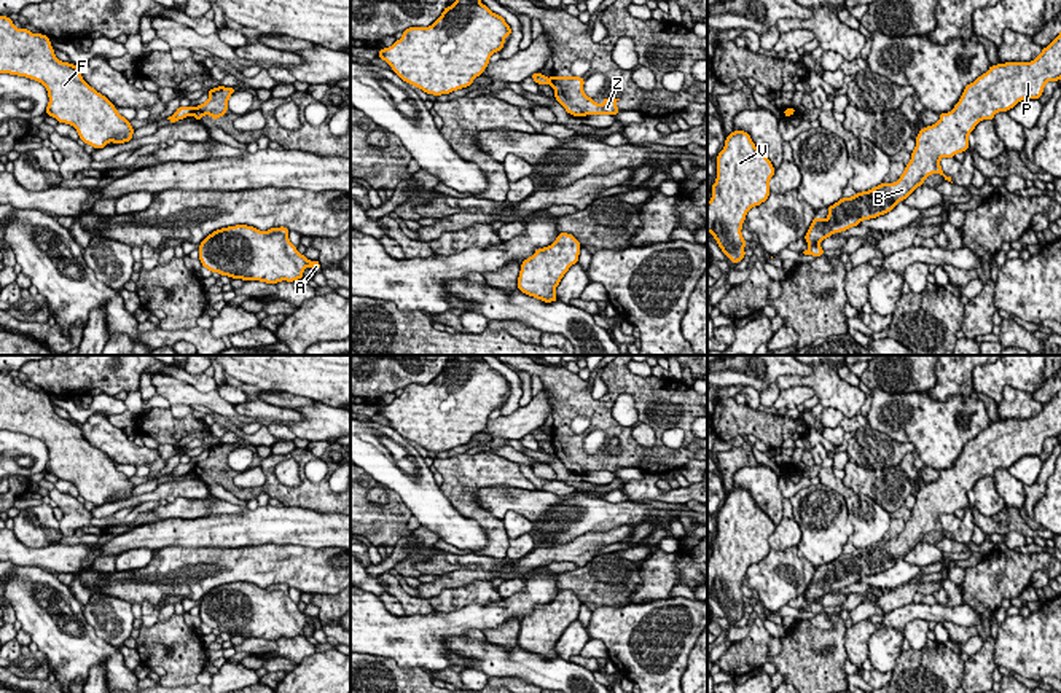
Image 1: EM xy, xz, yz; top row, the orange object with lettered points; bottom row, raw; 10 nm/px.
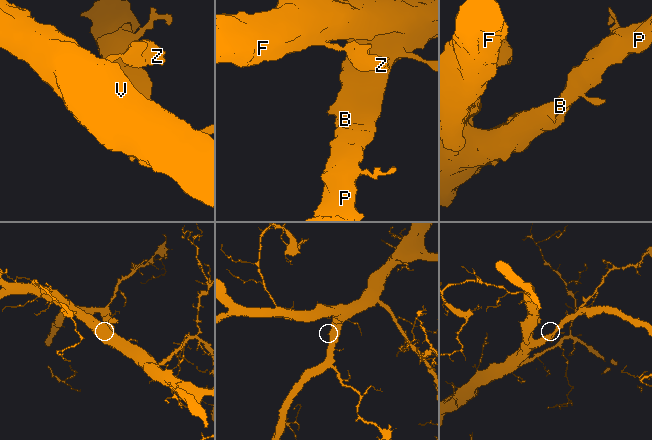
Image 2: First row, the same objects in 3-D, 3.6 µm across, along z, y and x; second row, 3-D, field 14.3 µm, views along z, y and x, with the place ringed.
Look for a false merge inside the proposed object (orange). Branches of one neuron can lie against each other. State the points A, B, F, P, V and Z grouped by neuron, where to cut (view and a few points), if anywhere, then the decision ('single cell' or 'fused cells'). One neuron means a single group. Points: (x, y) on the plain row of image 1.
A B F P V / Z | xy (195, 464), (191, 470) | fused cells

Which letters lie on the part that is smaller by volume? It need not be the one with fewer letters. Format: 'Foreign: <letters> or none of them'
Foreign: Z

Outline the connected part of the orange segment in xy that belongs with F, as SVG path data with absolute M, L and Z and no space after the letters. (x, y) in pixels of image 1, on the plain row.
M0 373L0 430L40 438L49 454L45 470L56 475L57 480L73 483L86 502L99 507L107 503L108 499L124 500L132 497L134 484L129 476L121 473L105 452L83 437L80 424L59 417L46 392L16 386L8 373Z

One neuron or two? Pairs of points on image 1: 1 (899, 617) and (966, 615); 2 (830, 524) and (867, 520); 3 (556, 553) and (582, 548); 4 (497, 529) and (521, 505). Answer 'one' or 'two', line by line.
1: one
2: two
3: one
4: two

